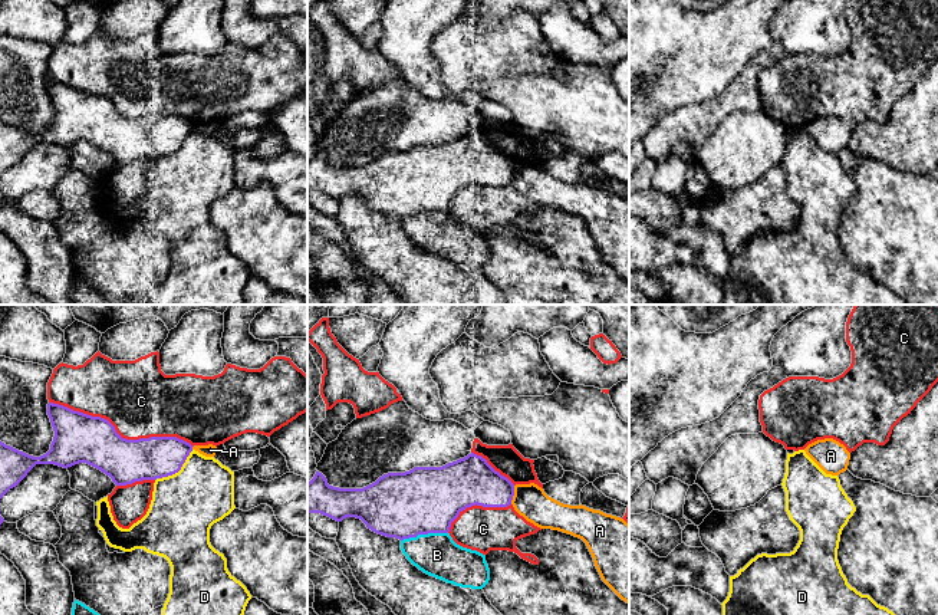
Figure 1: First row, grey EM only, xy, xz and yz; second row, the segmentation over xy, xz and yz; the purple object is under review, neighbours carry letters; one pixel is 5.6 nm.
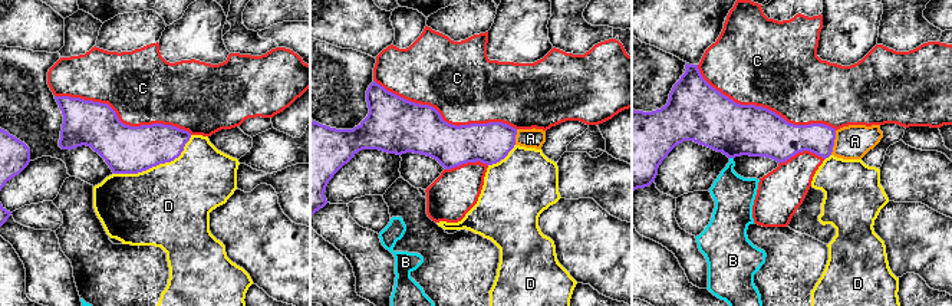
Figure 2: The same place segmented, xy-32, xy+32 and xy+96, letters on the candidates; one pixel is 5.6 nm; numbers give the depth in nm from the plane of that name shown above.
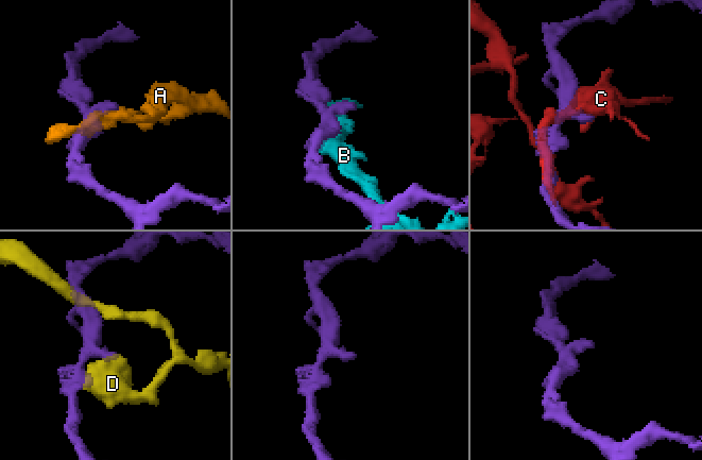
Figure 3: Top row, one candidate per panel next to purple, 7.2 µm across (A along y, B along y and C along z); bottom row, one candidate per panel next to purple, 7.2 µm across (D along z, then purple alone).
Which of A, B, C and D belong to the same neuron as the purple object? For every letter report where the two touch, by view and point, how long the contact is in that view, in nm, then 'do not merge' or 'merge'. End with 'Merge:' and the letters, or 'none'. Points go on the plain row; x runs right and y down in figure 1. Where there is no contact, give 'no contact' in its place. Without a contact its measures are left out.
A: contact xz (513, 173); length 110 nm; do not merge
B: contact xz (424, 211); length 260 nm; do not merge
C: contact xy (119, 114); length 850 nm; do not merge
D: contact xy (177, 150); length 280 nm; do not merge
Merge: none

